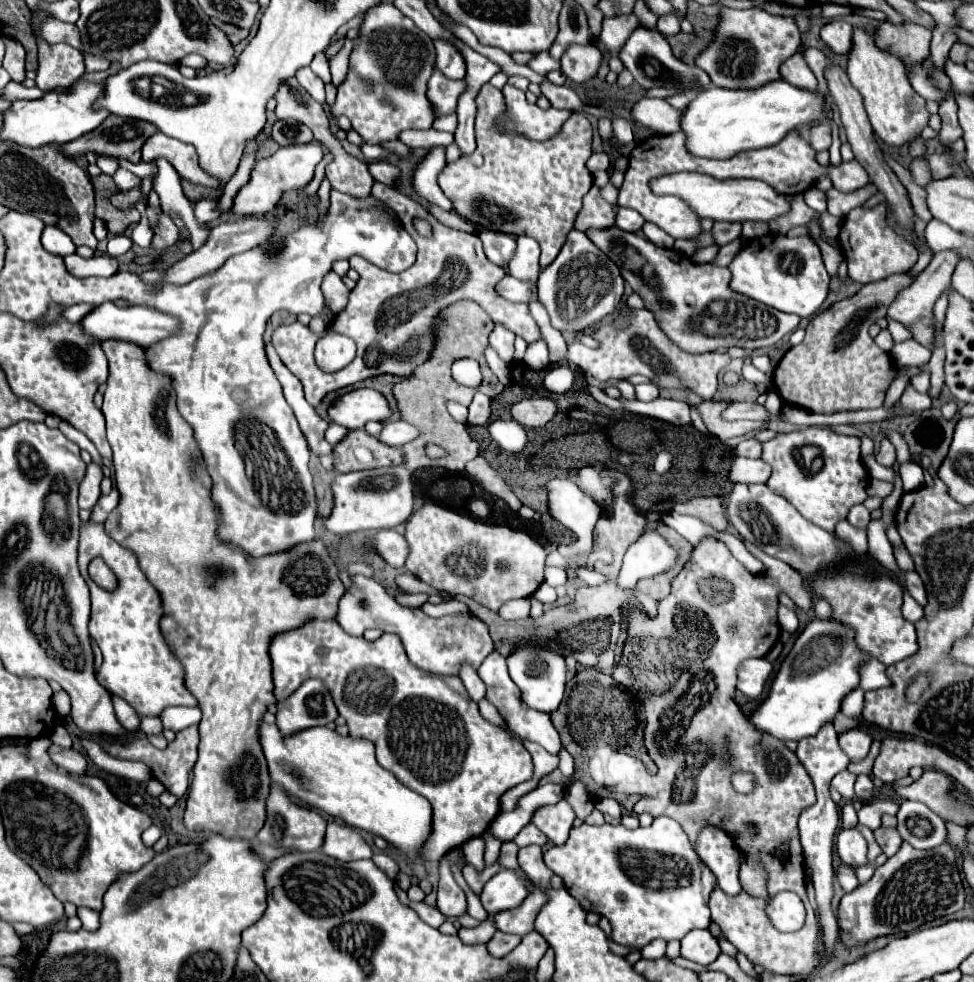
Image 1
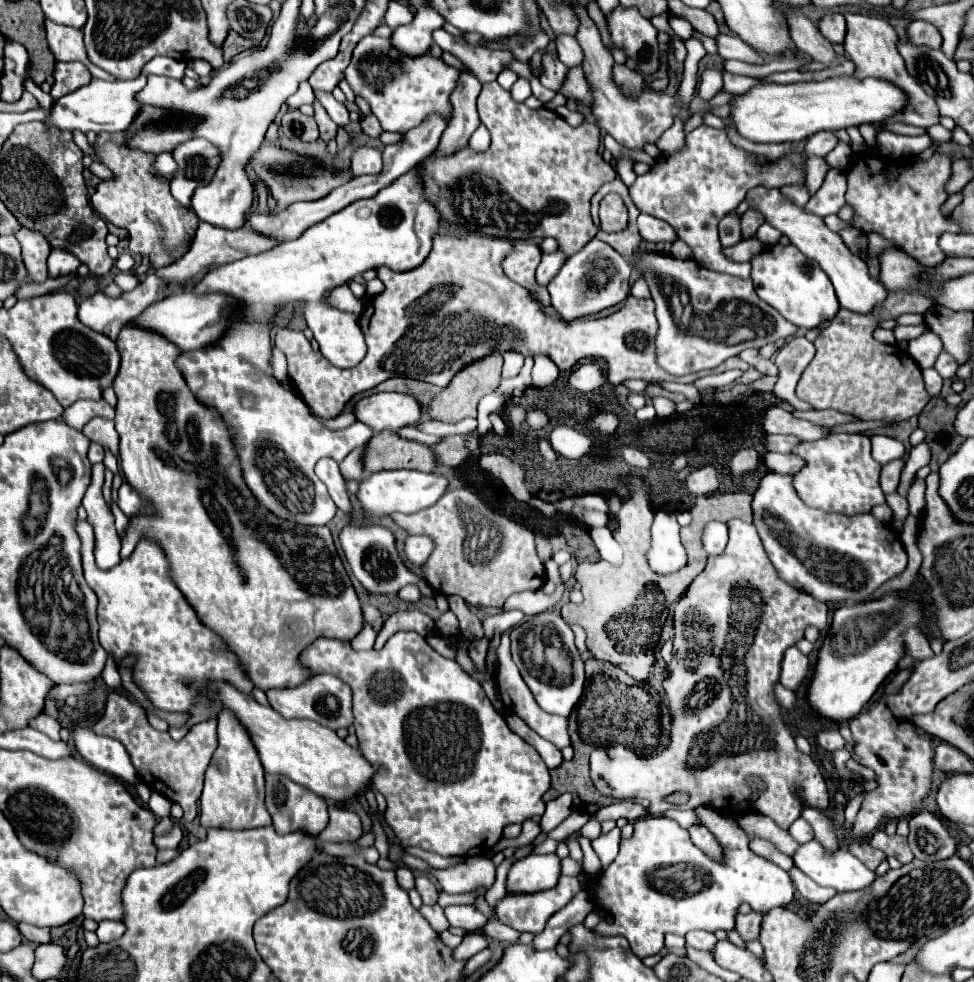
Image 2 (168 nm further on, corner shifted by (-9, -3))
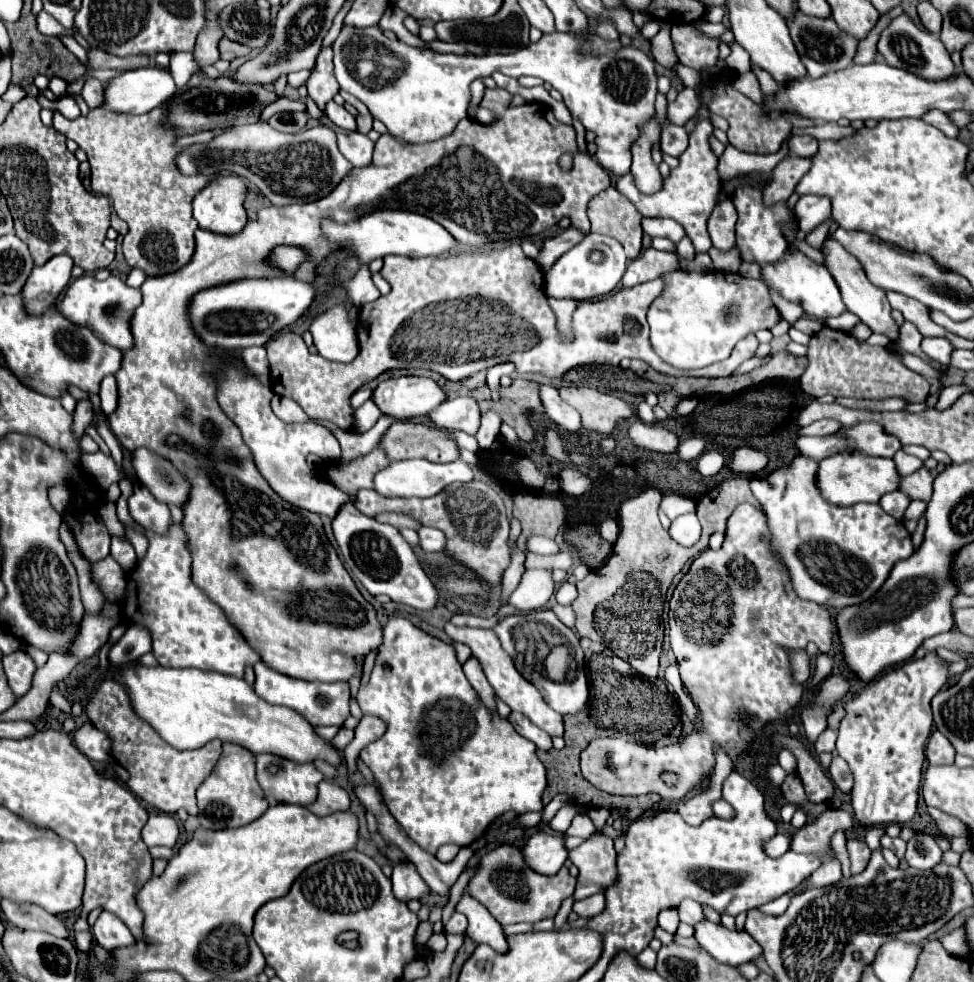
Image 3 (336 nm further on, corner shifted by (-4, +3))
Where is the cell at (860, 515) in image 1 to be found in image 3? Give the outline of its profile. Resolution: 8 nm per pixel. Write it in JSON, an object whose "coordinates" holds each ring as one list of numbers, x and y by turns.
{"coordinates":[[903,491,887,493,887,495,883,495,881,501,879,501,879,505,883,507,883,511,889,513,891,517,895,517,895,519,903,519,905,509,909,507,909,503,911,503,911,499,909,499]]}

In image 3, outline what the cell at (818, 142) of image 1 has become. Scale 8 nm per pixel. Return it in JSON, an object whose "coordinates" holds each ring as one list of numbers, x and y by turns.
{"coordinates":[[793,135,787,145,789,145,791,155,813,157,817,153,817,139,811,135]]}

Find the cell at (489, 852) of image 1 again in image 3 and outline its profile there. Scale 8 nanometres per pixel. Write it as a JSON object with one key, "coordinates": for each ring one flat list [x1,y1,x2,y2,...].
{"coordinates":[[463,893,461,901,457,903,455,909,459,913,463,913,469,921,469,927,467,927,469,939,473,939,477,945,485,943,491,949,495,949,497,953,509,951,509,945,507,945,507,939,505,939,501,925,495,921,495,917,491,917,491,913,477,899]]}

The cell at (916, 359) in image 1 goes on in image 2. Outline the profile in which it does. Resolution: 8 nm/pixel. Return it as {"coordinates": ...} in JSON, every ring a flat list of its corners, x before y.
{"coordinates":[[940,353,938,359,936,359,936,363,934,363,934,369,936,369,944,379,950,379,950,377,954,377,958,365,956,365,956,361,954,361,948,353]]}

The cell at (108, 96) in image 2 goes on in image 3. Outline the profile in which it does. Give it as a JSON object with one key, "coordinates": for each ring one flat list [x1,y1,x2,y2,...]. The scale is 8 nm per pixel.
{"coordinates":[[145,67,133,69,117,75,105,85,105,105,113,111,123,111,131,115,143,115,177,91,177,85,169,69,163,67]]}

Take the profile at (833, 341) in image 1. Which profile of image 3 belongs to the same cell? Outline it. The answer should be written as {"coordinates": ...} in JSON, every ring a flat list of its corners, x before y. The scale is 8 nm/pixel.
{"coordinates":[[823,327,811,337,809,343,809,367,799,377,801,389,811,397,823,397,827,393,835,397,857,397,857,399,883,399,883,397,905,397,905,399,927,399,929,383,915,371,901,365,885,347,873,347,865,341,855,339,849,333]]}

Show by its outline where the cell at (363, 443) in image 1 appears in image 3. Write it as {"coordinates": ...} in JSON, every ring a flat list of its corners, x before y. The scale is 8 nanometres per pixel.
{"coordinates":[[397,421,379,443,391,461,427,459,449,463,459,459,459,445,451,431,415,421]]}

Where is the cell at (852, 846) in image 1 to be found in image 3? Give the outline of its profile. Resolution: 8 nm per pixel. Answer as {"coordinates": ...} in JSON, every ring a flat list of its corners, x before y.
{"coordinates":[[935,653,923,659,907,661,895,669,883,673,875,683,869,683,857,697,845,703,847,715,841,721,837,737,837,753,843,757,853,771,851,803,855,809,855,819,863,825,887,825,887,823,907,823,917,811,919,785,925,761,925,743,933,727,933,715,929,701,933,695,949,681,949,663]]}

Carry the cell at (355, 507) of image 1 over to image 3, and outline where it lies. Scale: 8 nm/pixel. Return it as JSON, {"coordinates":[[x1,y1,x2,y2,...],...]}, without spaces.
{"coordinates":[[409,459,409,461,393,461,389,467,375,475,375,491,383,497,433,497,443,491,449,483,455,481,471,481,473,471,465,461,453,463,431,463,423,459]]}

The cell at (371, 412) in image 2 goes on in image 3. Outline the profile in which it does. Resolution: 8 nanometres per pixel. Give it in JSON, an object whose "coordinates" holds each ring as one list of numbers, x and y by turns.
{"coordinates":[[417,375,381,381,373,391,373,401,377,407,385,415,395,415,397,419,427,415,435,411,445,399,447,393,437,381]]}

